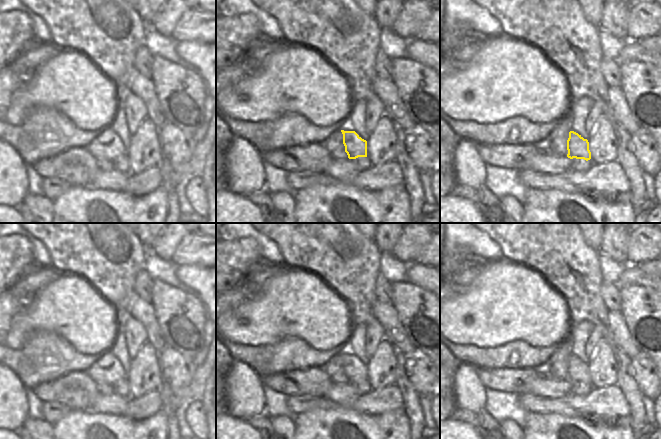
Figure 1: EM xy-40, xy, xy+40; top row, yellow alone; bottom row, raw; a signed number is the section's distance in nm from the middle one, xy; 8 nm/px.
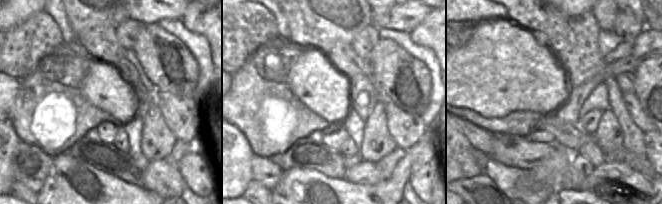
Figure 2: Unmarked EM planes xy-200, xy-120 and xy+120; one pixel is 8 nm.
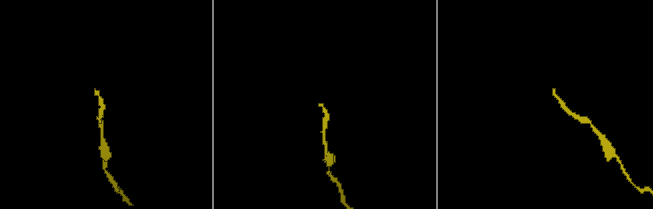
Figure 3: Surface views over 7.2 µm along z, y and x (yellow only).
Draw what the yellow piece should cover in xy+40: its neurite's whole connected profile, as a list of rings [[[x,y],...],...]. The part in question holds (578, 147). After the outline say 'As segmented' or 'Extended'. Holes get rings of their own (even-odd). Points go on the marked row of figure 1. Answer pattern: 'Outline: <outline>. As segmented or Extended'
Outline: [[[560,129],[552,131],[548,140],[549,152],[558,157],[568,157],[570,159],[591,159],[589,142],[574,131],[569,133]]]. Extended

